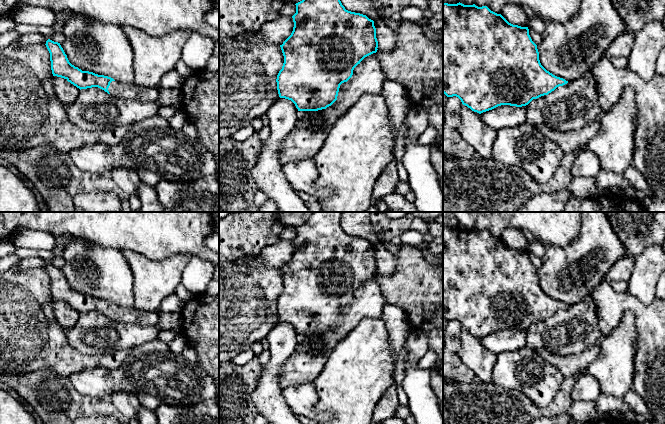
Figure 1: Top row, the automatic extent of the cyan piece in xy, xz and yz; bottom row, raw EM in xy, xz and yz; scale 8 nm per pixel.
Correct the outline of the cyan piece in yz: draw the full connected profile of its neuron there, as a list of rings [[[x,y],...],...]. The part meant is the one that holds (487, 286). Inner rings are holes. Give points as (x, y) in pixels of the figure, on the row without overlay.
[[[443,226],[443,317],[447,321],[456,320],[463,329],[481,338],[501,329],[526,330],[533,323],[548,319],[567,307],[541,289],[537,269],[532,265],[528,251],[509,247],[487,230]]]

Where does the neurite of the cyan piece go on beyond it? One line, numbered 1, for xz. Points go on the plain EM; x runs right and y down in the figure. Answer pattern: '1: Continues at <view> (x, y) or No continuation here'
1: No continuation here

